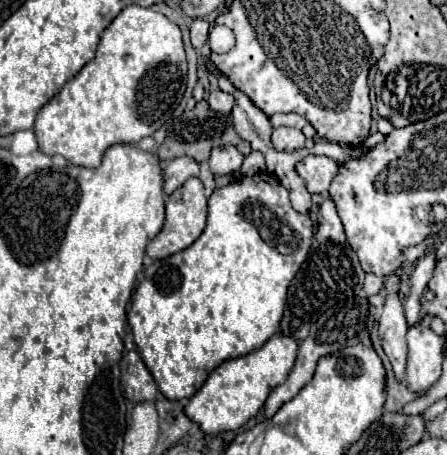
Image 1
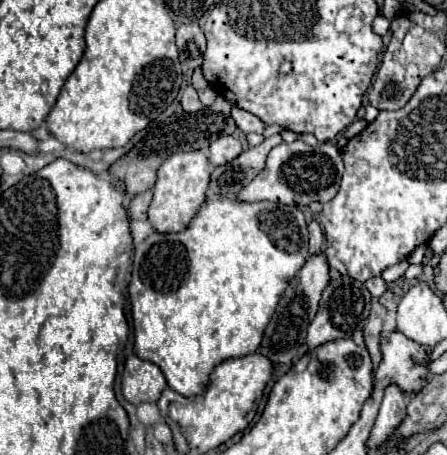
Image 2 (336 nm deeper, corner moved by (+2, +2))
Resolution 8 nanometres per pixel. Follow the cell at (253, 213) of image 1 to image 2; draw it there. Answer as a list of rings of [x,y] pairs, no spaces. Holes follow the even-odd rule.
[[[210,196],[184,232],[150,234],[136,246],[130,280],[136,354],[160,366],[168,386],[178,394],[202,394],[214,366],[256,352],[288,288],[288,278],[296,276],[308,258],[306,242],[308,230],[302,210],[278,206],[274,202],[246,204],[226,196]]]

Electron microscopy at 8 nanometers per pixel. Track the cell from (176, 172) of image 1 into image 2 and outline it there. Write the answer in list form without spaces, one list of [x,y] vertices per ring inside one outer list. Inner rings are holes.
[[[144,192],[144,194],[134,196],[134,198],[130,200],[130,206],[128,206],[128,216],[130,216],[130,220],[146,220],[148,204],[150,204],[150,192]]]

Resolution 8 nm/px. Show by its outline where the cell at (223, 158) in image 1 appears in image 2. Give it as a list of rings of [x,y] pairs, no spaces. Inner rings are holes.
[[[220,136],[210,146],[210,162],[214,166],[222,166],[226,162],[232,162],[242,152],[242,144],[234,136]]]

